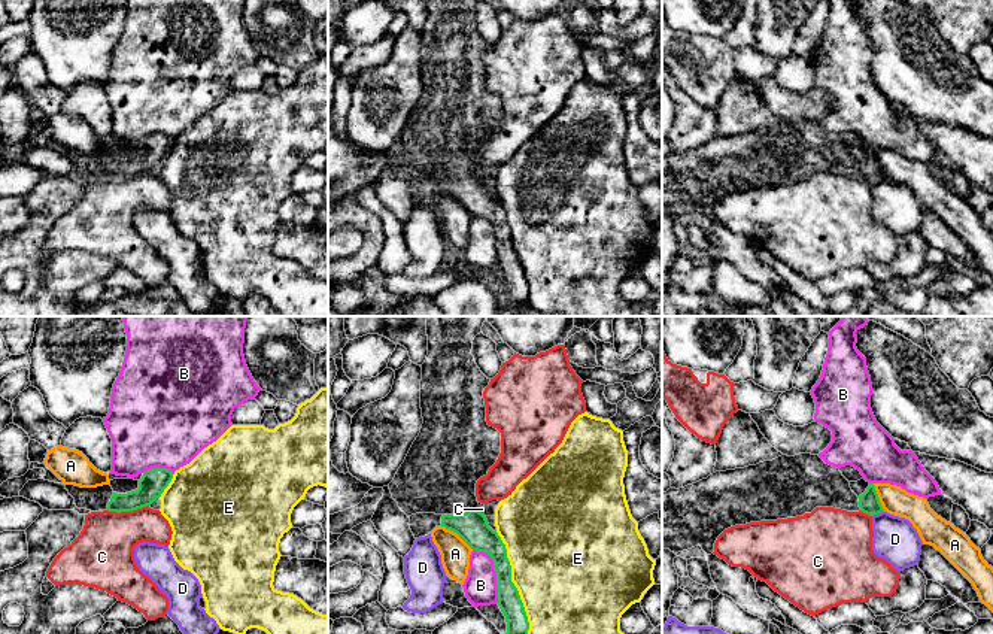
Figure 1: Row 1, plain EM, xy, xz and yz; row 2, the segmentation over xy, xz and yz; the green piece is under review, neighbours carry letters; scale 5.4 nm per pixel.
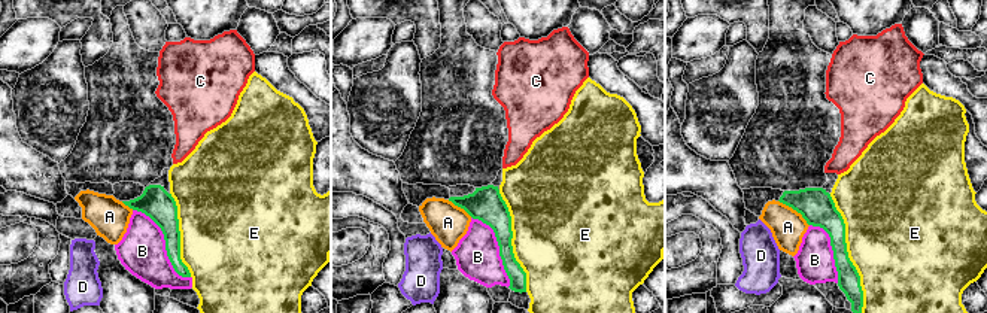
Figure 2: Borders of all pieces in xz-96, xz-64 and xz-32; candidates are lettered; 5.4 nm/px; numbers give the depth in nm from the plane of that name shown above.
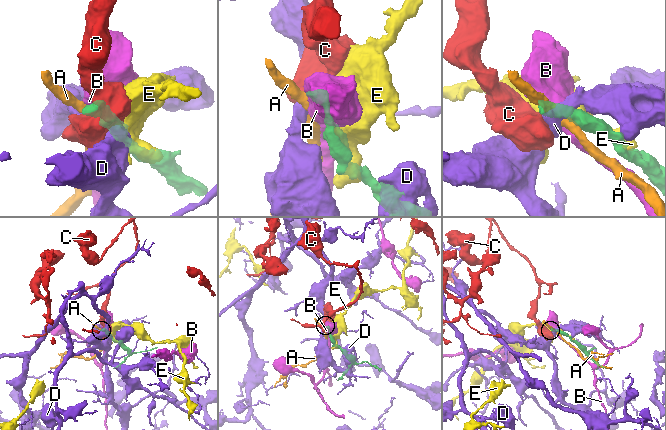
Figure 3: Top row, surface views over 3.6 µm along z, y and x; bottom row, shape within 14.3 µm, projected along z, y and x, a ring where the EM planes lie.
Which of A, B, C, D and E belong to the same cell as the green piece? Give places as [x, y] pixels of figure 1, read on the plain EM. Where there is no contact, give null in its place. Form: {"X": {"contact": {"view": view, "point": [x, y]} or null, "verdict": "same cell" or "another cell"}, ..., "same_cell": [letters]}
{"A": {"contact": {"view": "xz", "point": [456, 199]}, "verdict": "another cell"}, "B": {"contact": {"view": "xz", "point": [495, 237]}, "verdict": "another cell"}, "C": {"contact": {"view": "xy", "point": [127, 176]}, "verdict": "another cell"}, "D": {"contact": {"view": "yz", "point": [877, 179]}, "verdict": "another cell"}, "E": {"contact": {"view": "xz", "point": [516, 255]}, "verdict": "another cell"}, "same_cell": []}

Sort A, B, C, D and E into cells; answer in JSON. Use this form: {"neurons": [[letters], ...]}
{"neurons": [["A"], ["B"], ["C"], ["D"], ["E"]]}

